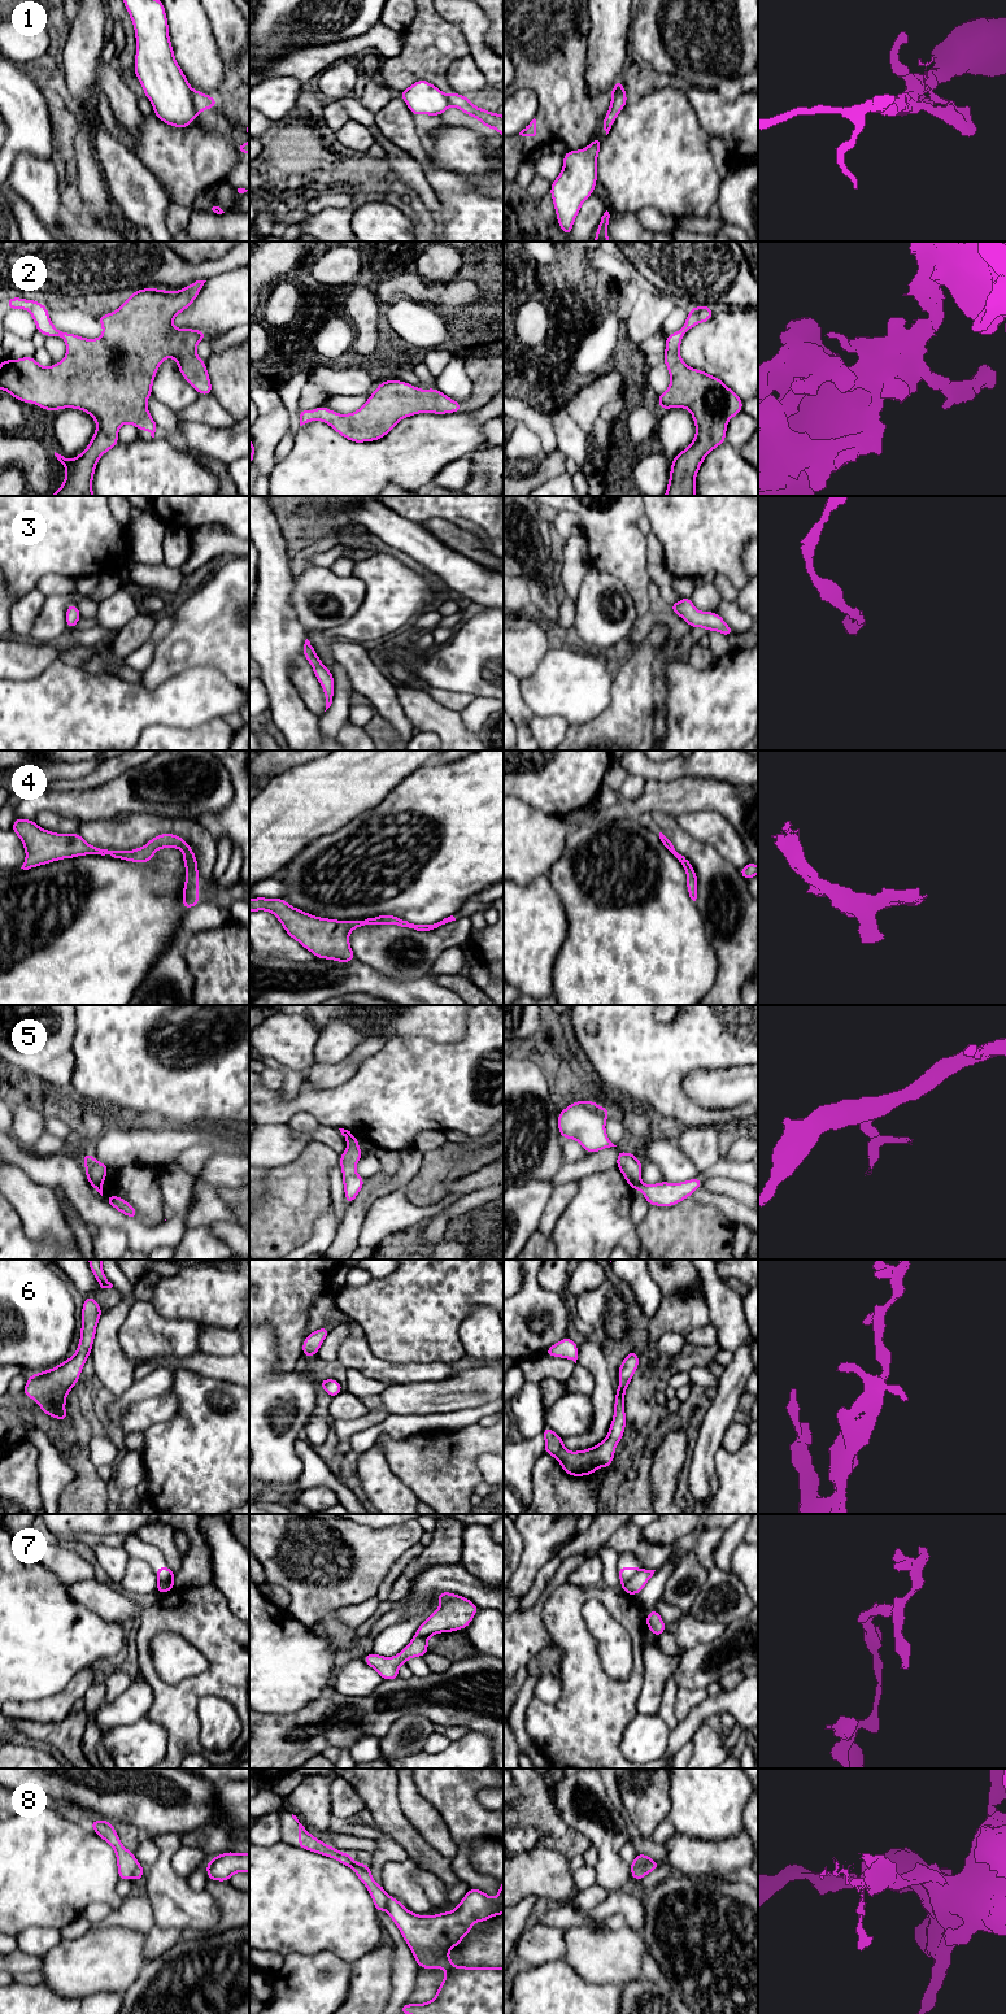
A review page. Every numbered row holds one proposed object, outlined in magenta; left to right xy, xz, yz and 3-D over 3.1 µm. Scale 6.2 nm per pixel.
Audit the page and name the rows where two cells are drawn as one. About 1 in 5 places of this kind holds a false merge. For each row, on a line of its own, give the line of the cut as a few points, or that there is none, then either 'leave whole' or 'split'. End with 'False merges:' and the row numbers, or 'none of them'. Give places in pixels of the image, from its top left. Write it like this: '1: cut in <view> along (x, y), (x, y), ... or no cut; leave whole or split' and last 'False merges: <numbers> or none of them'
1: cut in xy along (191, 90), (191, 98), (197, 113); split
2: no cut; leave whole
3: no cut; leave whole
4: no cut; leave whole
5: cut in xz along (356, 1139), (347, 1142); split
6: no cut; leave whole
7: cut in yz along (640, 1569), (622, 1587); split
8: cut in yz along (652, 1860), (639, 1866), (631, 1877); split
False merges: 1, 5, 7, 8

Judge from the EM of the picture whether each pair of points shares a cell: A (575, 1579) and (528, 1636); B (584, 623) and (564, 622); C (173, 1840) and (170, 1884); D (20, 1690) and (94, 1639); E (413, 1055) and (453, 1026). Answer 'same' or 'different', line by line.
A: different
B: different
C: same
D: same
E: different

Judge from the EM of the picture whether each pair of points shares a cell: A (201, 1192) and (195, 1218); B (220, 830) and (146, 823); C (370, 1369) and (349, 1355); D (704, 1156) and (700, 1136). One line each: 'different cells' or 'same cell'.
A: same cell
B: different cells
C: same cell
D: same cell

